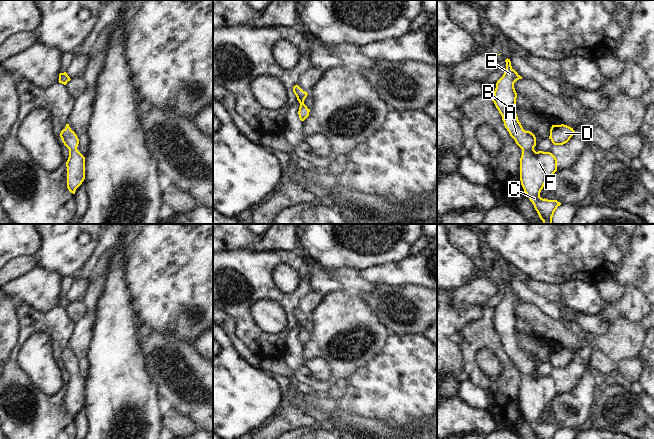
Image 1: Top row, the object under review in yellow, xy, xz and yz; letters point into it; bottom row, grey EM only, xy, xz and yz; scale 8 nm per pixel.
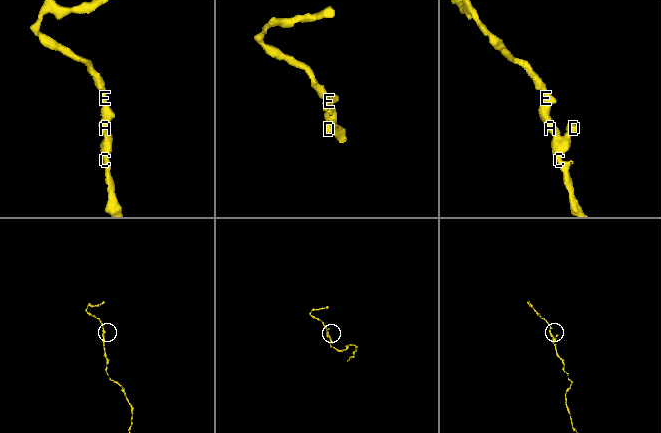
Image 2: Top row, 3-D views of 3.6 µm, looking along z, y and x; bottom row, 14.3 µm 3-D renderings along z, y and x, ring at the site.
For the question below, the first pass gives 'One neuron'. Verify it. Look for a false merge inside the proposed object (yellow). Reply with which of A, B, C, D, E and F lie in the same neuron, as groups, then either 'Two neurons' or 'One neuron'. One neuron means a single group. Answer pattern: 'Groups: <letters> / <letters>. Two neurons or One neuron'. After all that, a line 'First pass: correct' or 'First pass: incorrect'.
Groups: A B C D E F. One neuron
First pass: correct

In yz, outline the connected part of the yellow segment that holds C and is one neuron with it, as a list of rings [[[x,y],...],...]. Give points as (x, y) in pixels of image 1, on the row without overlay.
[[[506,283],[506,294],[497,305],[492,325],[502,340],[504,350],[516,368],[522,373],[520,382],[520,405],[524,416],[534,429],[538,439],[554,439],[561,429],[557,424],[540,421],[546,405],[557,395],[557,383],[550,376],[534,374],[536,361],[525,355],[516,338],[517,317],[514,307],[522,301],[512,292],[510,283]]]

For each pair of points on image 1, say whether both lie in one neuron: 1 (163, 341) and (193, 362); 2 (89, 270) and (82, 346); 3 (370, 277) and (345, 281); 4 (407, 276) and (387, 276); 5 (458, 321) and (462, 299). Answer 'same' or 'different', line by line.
1: same
2: same
3: different
4: same
5: different

